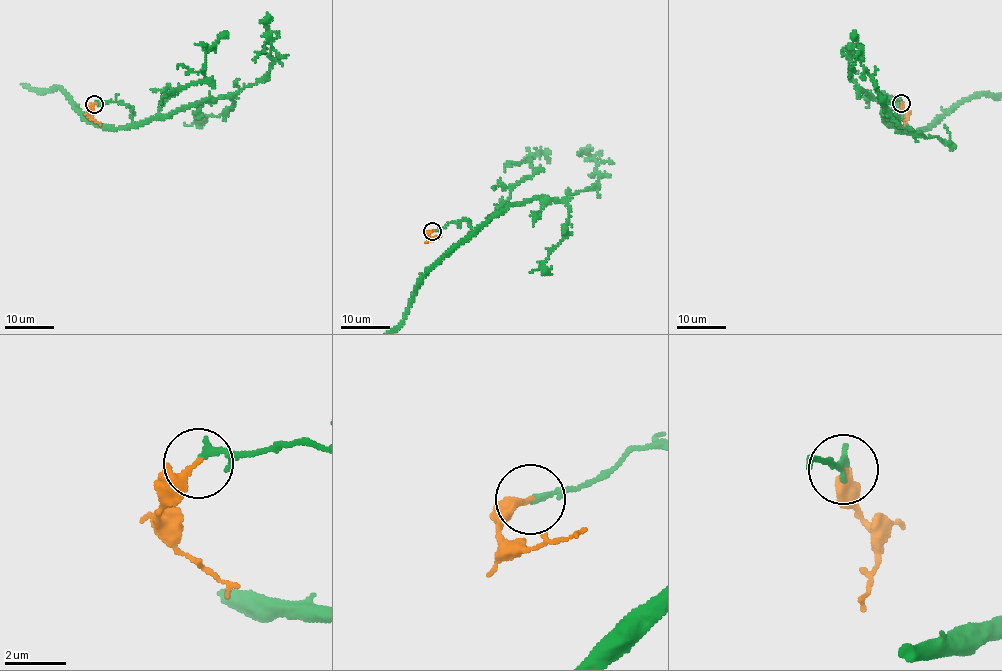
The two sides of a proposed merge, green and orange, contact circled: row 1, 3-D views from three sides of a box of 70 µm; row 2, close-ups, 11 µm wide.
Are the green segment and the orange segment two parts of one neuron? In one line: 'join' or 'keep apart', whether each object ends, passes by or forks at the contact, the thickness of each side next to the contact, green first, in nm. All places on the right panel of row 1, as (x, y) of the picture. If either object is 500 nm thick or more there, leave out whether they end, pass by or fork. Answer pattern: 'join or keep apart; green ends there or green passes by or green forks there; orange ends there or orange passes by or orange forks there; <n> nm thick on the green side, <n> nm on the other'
join; green ends there; orange ends there; 200 nm thick on the green side, 260 nm on the other

